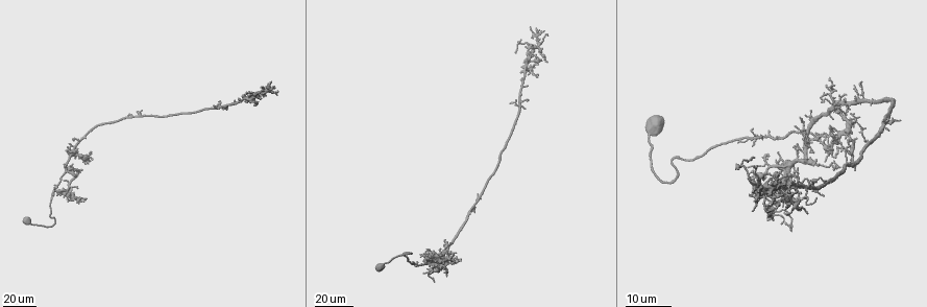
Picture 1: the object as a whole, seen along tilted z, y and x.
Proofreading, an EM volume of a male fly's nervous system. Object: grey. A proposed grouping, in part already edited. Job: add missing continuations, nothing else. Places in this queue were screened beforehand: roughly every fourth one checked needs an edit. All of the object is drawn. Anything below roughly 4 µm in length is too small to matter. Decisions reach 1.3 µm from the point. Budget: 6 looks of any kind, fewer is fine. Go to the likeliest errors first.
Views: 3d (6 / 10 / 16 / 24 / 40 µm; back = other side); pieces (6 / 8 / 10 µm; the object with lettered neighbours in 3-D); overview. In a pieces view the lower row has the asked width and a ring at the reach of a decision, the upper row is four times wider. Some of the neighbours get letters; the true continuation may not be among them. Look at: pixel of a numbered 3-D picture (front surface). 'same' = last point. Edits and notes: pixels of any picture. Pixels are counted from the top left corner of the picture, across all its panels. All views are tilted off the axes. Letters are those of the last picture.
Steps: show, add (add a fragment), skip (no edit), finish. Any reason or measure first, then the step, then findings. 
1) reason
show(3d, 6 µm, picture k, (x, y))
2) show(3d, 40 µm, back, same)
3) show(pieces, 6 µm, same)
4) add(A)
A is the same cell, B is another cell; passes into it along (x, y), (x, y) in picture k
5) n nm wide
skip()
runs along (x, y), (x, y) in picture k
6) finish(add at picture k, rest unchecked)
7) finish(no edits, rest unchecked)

thin end
show(3d, 40 µm, picture 1, (539, 65))

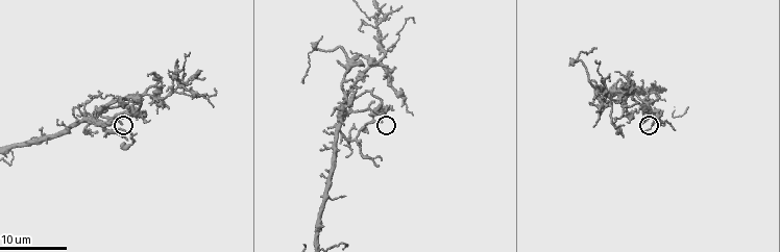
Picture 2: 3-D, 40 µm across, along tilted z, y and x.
show(pieces, 6 µm, picture 2, (122, 126))

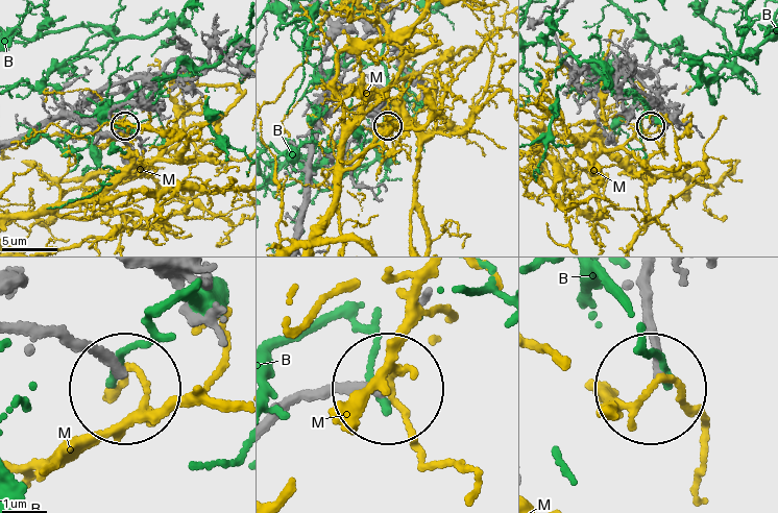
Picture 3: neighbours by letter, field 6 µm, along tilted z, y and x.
190 nm wide
skip()
B and M are other cells; runs along (14, 325), (79, 344), (116, 376) in picture 3; no lettered fragment goes on from it

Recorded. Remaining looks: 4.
an open end
show(3d, 16 µm, picture 2, (607, 101))

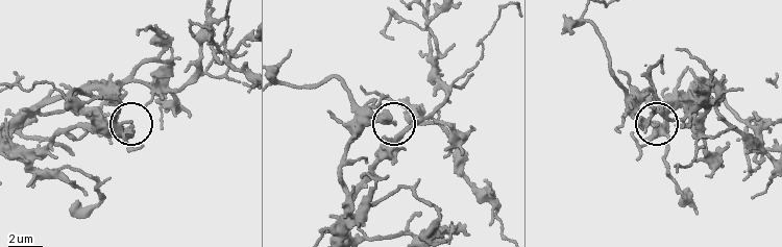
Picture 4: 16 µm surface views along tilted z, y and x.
see the neighbours
show(pieces, 10 µm, picture 4, (655, 123))

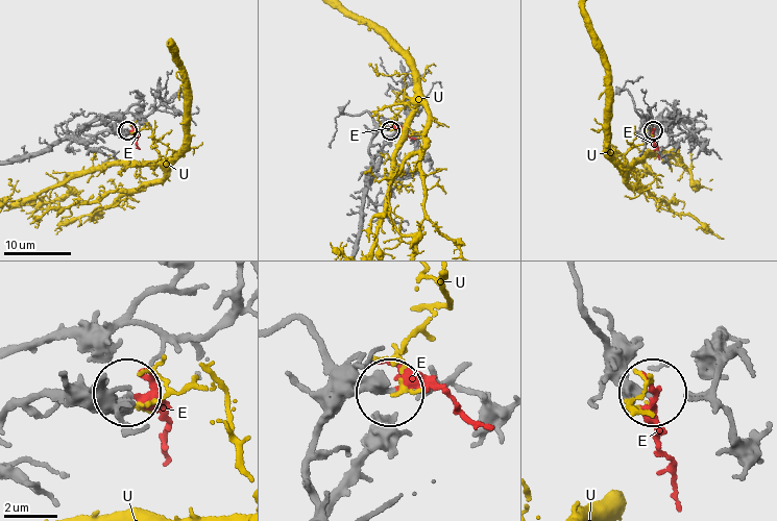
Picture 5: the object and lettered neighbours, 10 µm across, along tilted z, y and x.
add(E)
E is the same cell, U is another cell; passes into it along (329, 419), (371, 390), (442, 389), (491, 424) in picture 5; the neuron continues

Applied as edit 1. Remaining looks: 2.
long arm stops here
show(3d, 16 µm, picture 2, (89, 94))

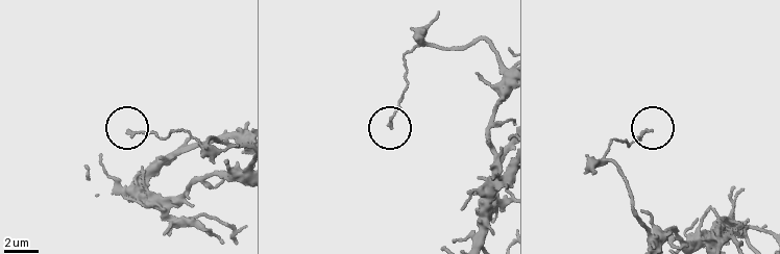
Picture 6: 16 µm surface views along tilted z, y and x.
what lies round it
show(pieces, 6 µm, picture 6, (128, 132))

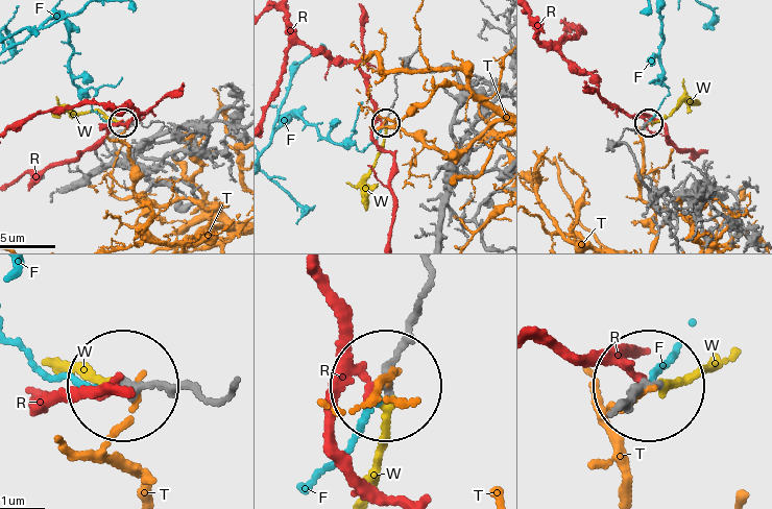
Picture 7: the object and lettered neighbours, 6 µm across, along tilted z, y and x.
skip()
F, R, T and W are other cells; runs along (224, 396), (124, 382) in picture 7; none of them fits

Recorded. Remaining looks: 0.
finish(add at picture 5, rest unchecked)

